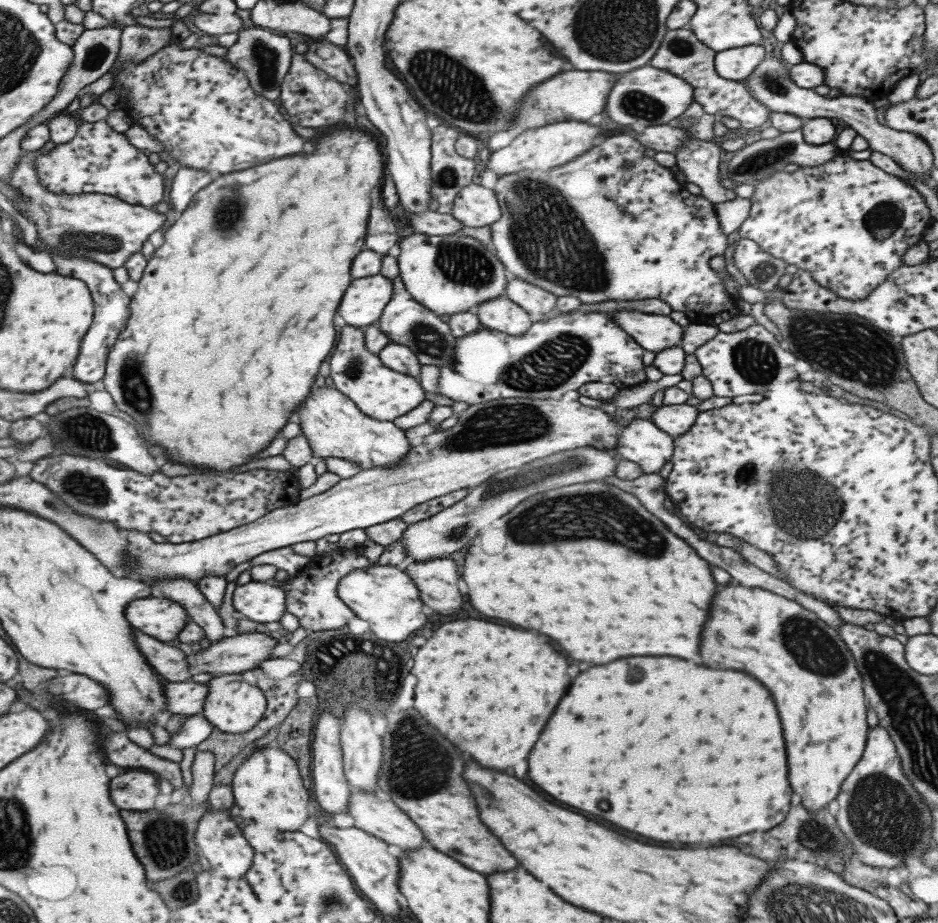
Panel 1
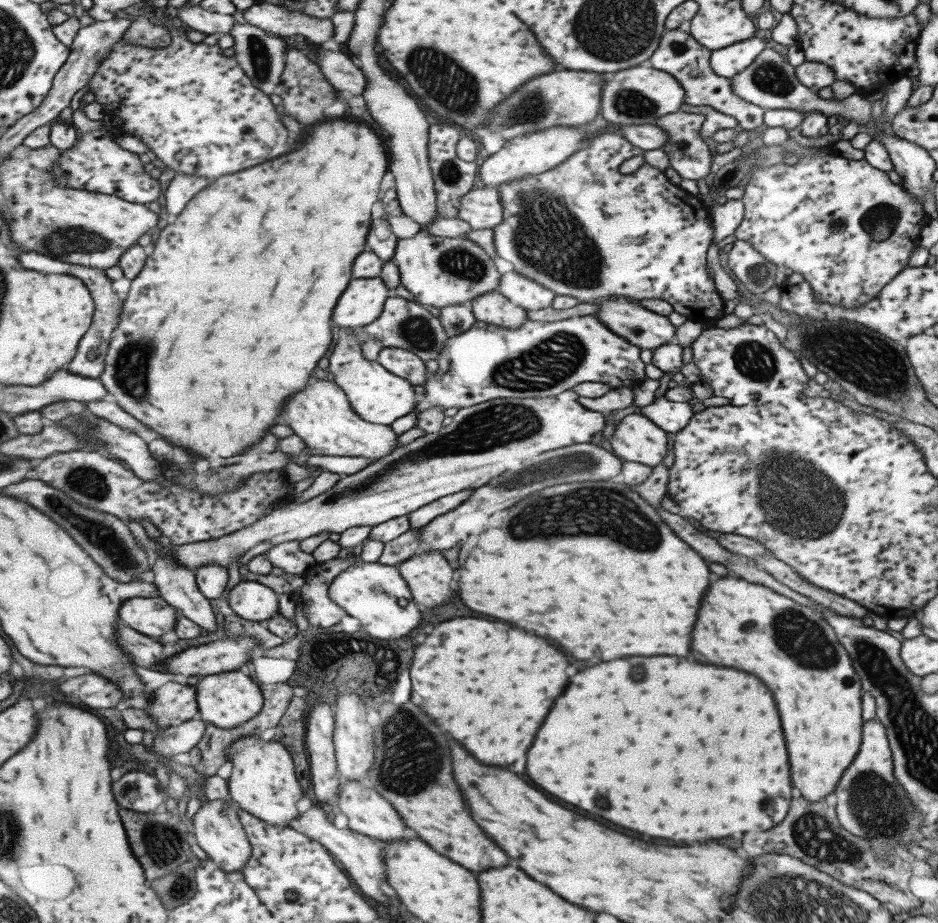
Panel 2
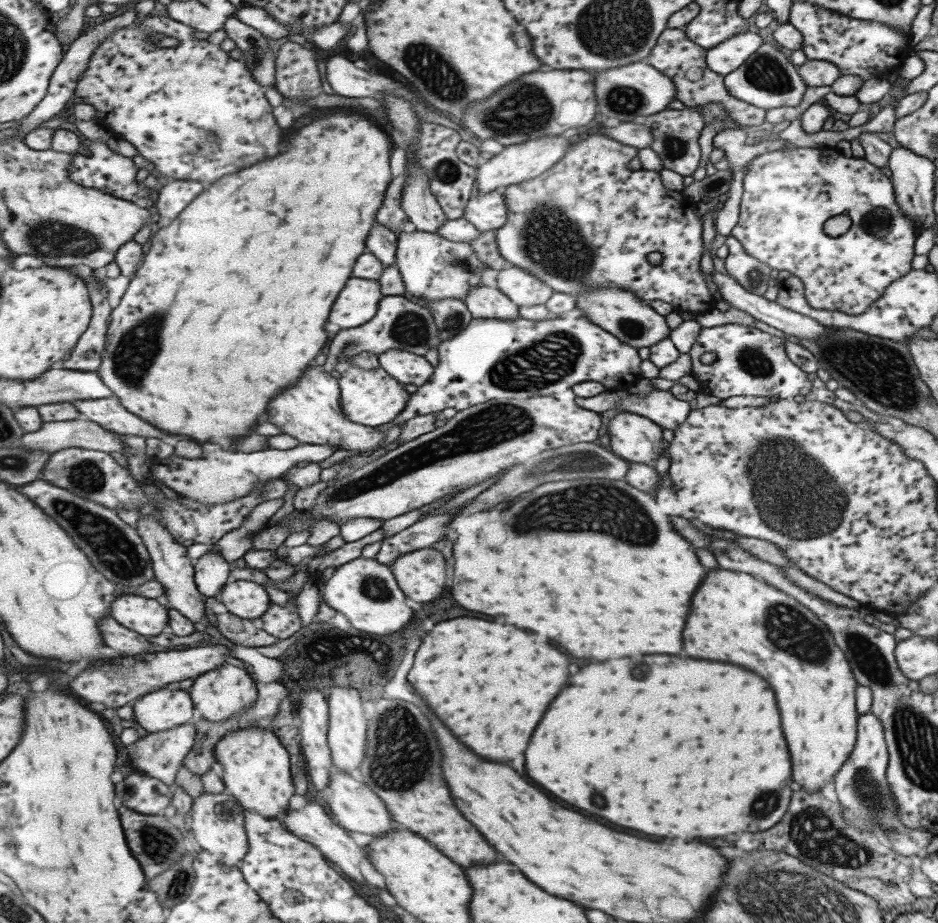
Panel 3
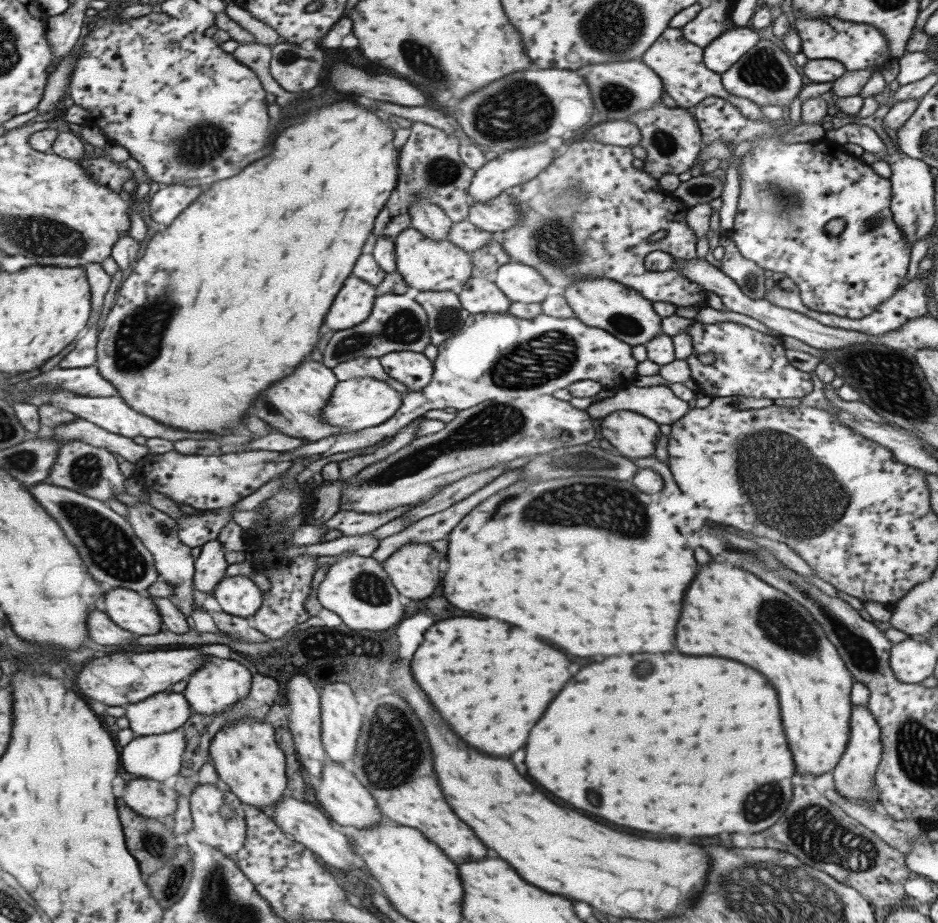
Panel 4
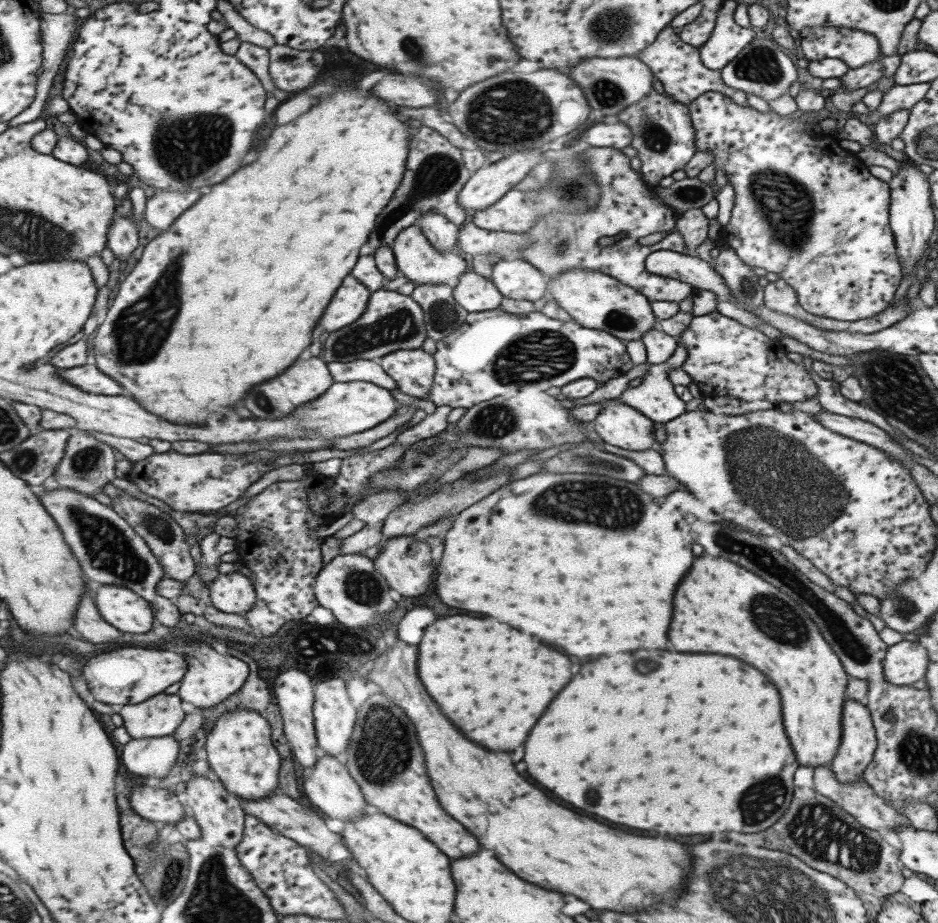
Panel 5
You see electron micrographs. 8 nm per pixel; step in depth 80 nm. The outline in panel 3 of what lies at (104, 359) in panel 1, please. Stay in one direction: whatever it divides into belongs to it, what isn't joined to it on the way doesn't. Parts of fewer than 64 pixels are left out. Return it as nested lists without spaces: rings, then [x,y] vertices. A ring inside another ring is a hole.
[[[92,273],[83,276],[90,290],[90,298],[94,306],[94,317],[90,327],[83,334],[83,340],[79,340],[79,348],[71,354],[71,360],[63,362],[63,369],[76,371],[97,371],[102,366],[103,355],[106,354],[107,340],[110,324],[114,319],[114,309],[109,304],[109,290],[101,283],[100,279]]]

